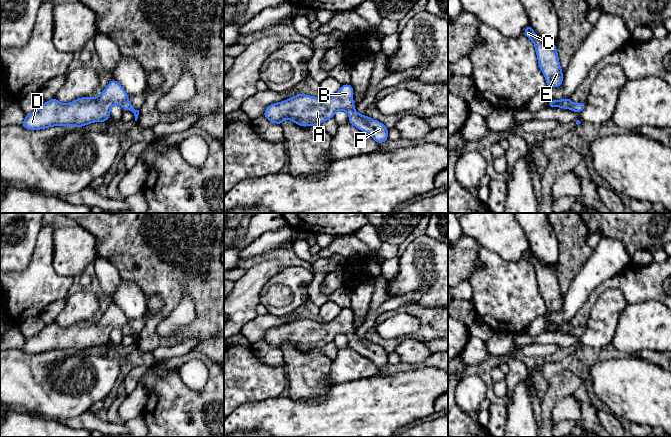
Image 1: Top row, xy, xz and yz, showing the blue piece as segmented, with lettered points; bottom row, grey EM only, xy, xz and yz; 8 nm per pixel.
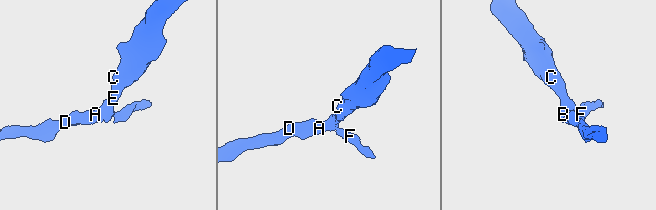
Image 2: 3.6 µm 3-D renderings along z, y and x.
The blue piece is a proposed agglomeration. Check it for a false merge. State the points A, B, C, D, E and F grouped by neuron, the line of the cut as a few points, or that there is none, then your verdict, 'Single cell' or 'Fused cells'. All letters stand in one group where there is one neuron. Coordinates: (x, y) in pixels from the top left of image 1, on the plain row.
Groups: A B C D E F. No split. Single cell

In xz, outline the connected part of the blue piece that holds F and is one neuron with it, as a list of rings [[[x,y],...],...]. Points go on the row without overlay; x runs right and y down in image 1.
[[[342,308],[331,322],[319,323],[299,317],[287,324],[267,330],[262,340],[279,349],[282,349],[283,344],[287,342],[299,350],[312,351],[333,342],[338,334],[343,334],[349,338],[351,349],[370,359],[378,368],[386,366],[389,353],[382,346],[356,336],[353,319],[351,308]]]

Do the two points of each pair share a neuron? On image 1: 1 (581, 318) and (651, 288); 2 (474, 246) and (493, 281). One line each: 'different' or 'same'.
1: same
2: different

